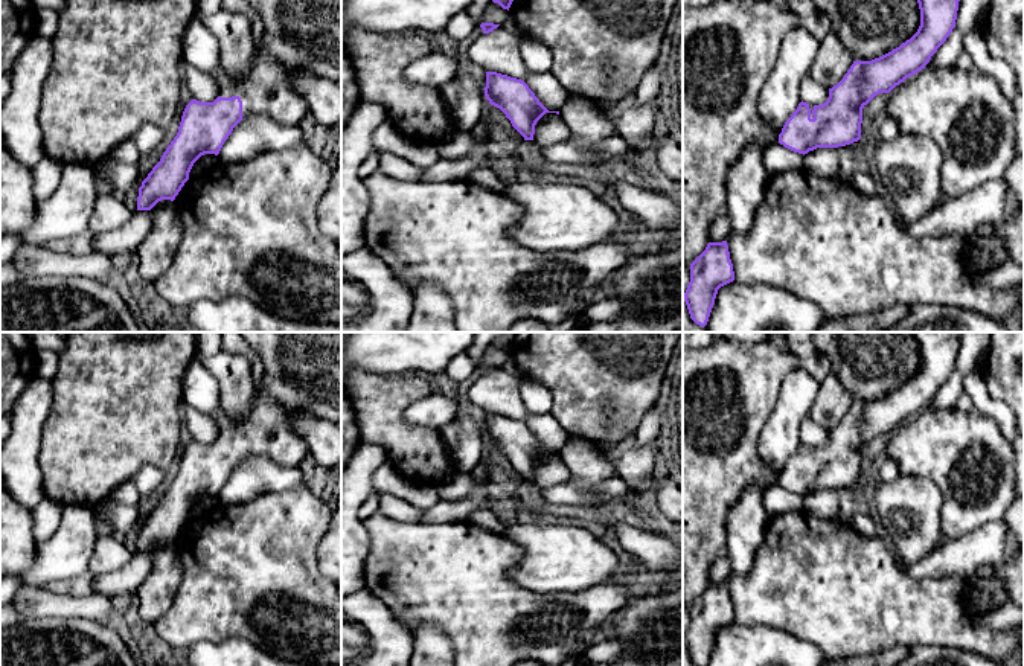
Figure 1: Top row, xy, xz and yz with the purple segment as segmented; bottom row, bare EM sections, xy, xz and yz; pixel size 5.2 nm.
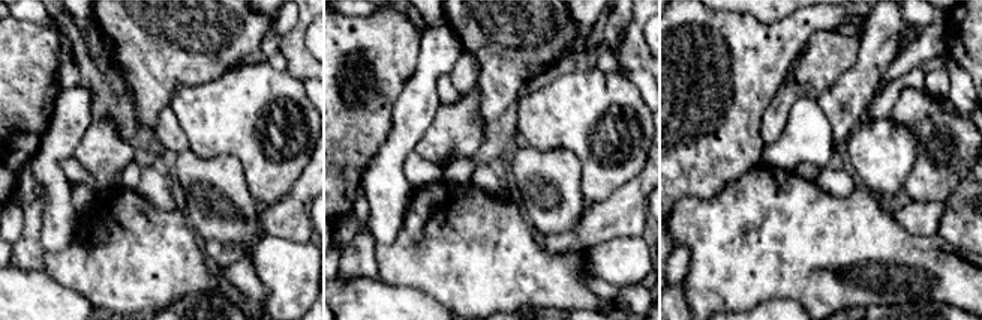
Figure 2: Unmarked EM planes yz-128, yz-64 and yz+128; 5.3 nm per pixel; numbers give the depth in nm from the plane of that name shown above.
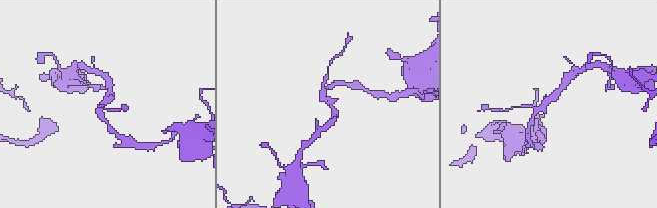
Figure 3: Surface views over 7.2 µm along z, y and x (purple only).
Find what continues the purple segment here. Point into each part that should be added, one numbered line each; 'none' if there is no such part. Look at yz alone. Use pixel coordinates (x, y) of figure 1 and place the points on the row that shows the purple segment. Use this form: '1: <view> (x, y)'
1: yz (832, 61)

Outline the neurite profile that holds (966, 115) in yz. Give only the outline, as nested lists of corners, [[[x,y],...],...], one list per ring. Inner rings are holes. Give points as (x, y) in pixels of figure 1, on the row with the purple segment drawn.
[[[922,69],[888,93],[884,116],[891,117],[899,134],[925,136],[943,152],[940,187],[955,198],[986,181],[1001,178],[1016,154],[1016,119],[1012,101],[995,79],[977,69]]]

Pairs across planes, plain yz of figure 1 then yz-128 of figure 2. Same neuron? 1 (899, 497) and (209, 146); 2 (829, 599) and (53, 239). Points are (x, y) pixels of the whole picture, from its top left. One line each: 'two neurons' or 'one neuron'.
1: two neurons
2: two neurons

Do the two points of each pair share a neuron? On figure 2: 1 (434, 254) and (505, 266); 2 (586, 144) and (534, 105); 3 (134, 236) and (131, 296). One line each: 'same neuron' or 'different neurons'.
1: same neuron
2: same neuron
3: same neuron

